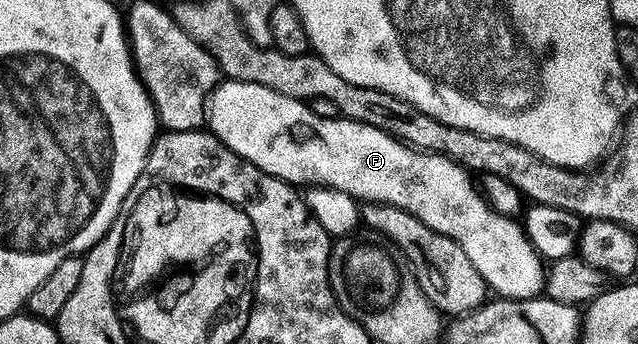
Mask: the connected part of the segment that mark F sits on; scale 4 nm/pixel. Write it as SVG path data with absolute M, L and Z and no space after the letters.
M228 80L221 83L211 97L207 123L212 135L217 136L231 152L274 178L293 186L308 184L333 188L342 194L350 194L357 202L364 204L397 207L418 218L430 230L456 240L458 246L466 250L466 258L470 258L478 274L482 274L485 284L497 297L505 300L534 300L543 293L540 291L544 288L545 261L517 221L515 224L510 217L495 212L488 205L487 198L476 189L472 181L472 172L450 157L421 151L374 126L359 124L347 118L327 120L308 108L311 107L305 101L286 98L286 94L278 94L266 86Z

